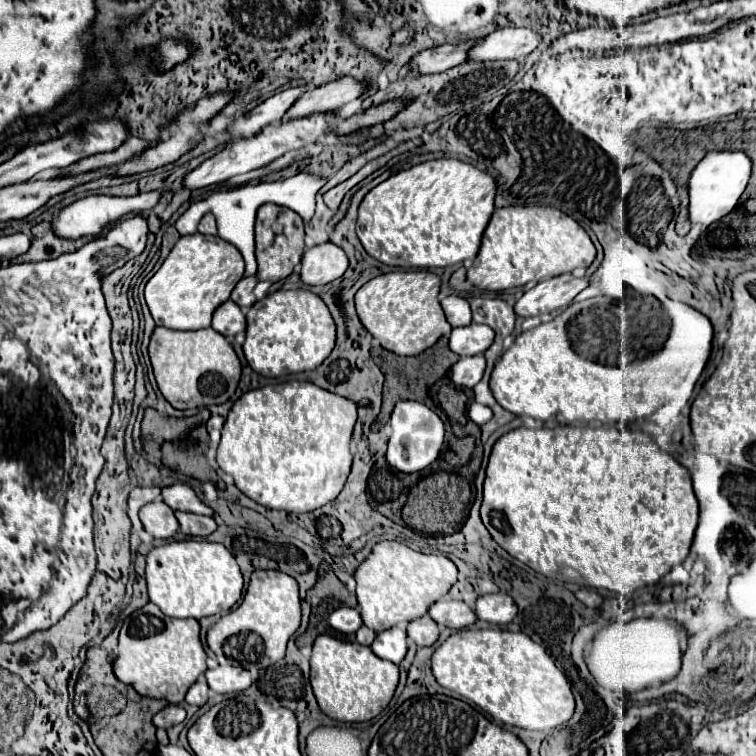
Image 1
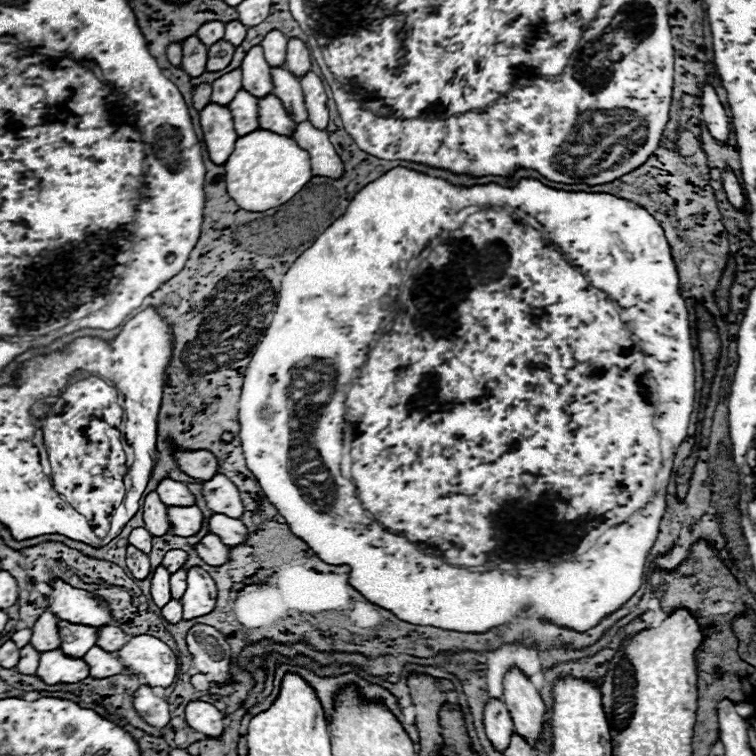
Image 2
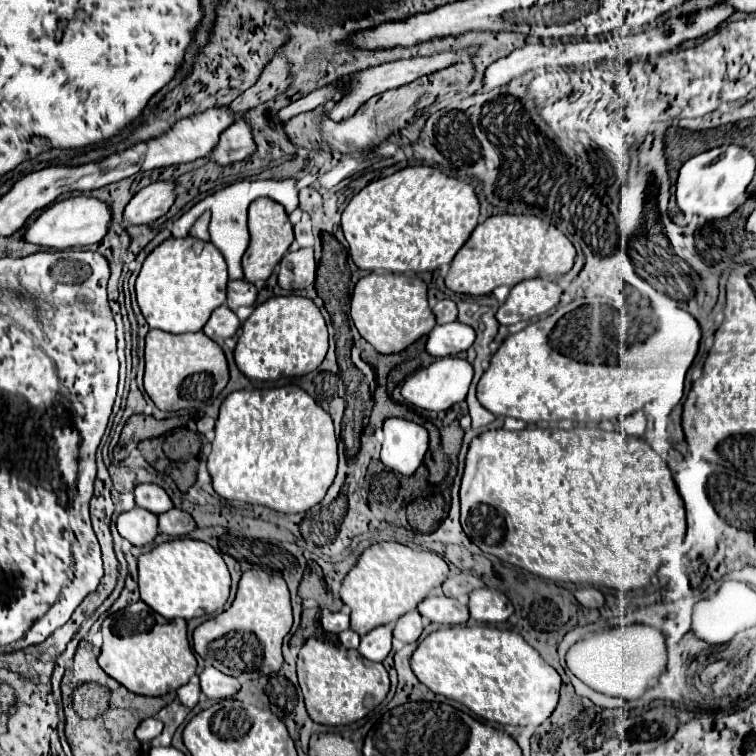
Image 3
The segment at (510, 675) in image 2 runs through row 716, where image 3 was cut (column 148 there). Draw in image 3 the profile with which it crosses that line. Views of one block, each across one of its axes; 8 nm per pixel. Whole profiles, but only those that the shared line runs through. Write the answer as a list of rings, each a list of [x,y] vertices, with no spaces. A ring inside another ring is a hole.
[[[132,508],[118,516],[116,528],[122,538],[126,538],[134,546],[150,544],[158,534],[158,518],[142,508]]]

